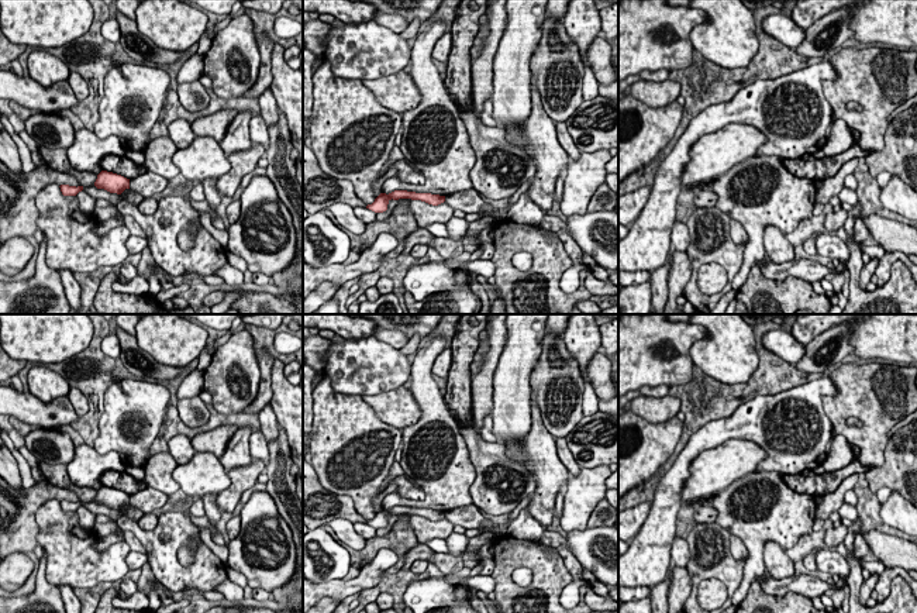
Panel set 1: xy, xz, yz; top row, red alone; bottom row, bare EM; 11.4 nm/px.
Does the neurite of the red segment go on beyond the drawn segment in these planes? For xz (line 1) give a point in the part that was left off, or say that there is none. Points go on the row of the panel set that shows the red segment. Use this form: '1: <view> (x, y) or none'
1: none

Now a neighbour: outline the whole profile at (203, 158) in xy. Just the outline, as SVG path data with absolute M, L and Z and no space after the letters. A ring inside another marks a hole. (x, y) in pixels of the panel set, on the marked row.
M196 137L189 147L175 152L172 162L192 182L217 180L231 169L220 142L211 137Z

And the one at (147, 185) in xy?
M145 172L130 180L130 189L138 192L142 197L154 197L161 193L169 185L169 179L165 179L152 172Z

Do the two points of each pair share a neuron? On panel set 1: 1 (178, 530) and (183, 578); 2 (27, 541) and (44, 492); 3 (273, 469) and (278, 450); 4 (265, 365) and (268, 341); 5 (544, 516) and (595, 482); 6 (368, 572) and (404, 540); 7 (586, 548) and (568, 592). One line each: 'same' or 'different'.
1: same
2: same
3: same
4: same
5: different
6: different
7: different

